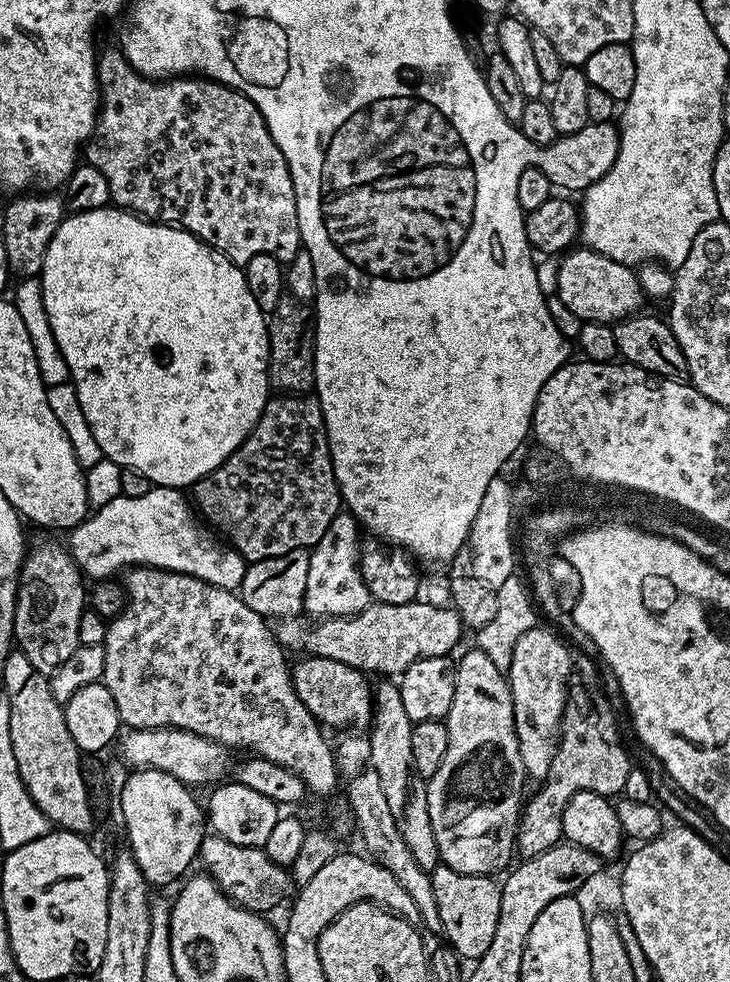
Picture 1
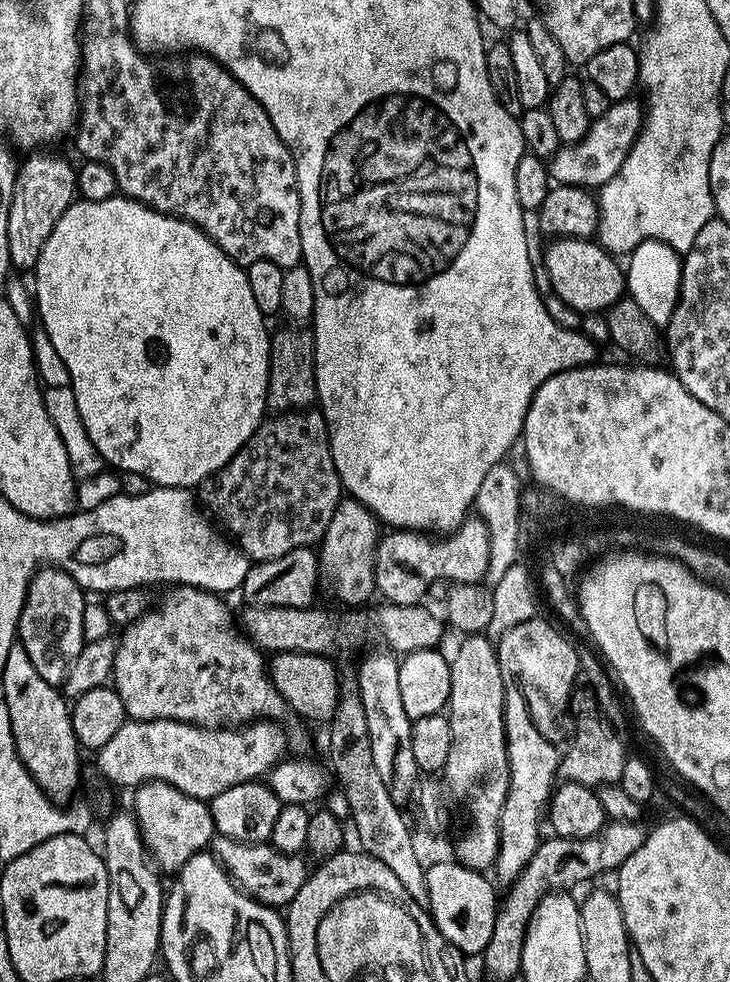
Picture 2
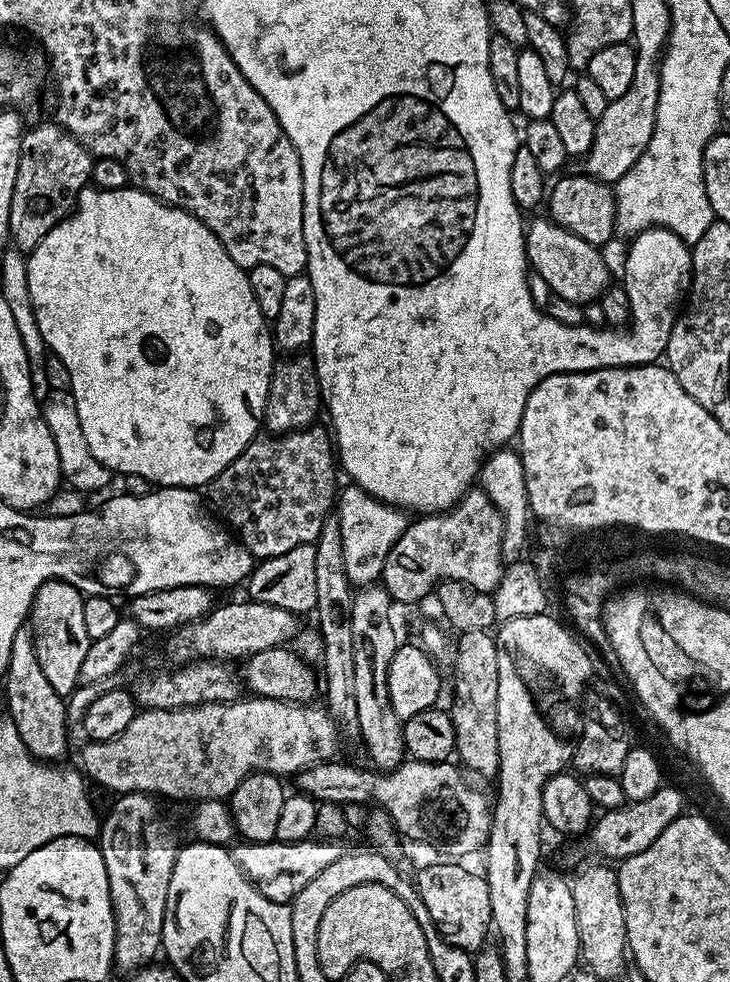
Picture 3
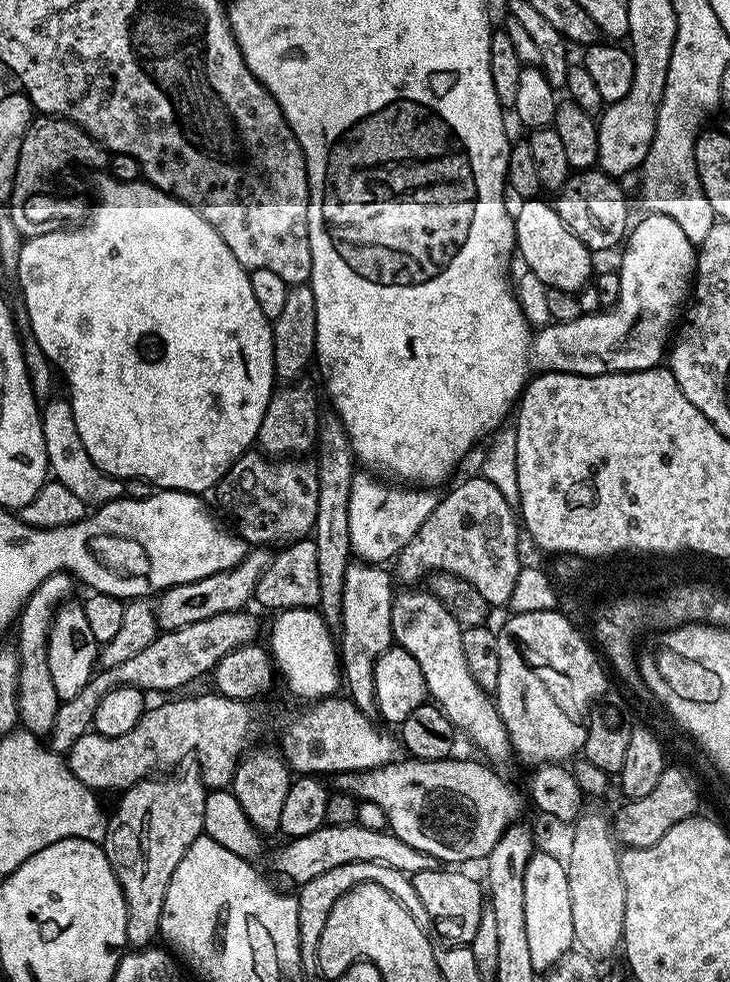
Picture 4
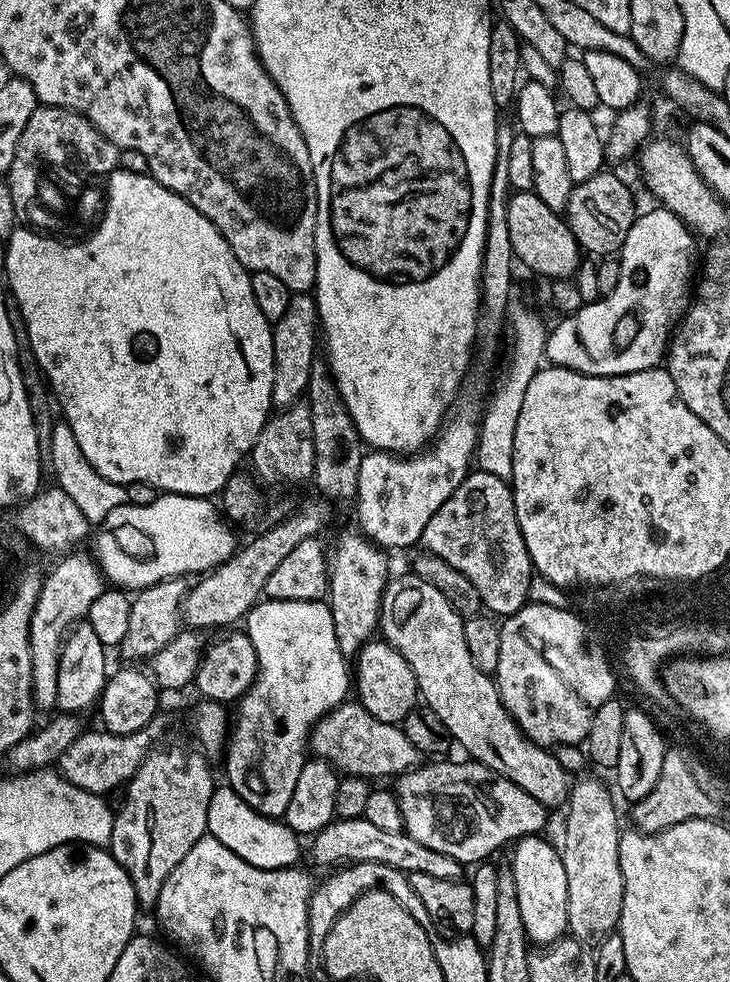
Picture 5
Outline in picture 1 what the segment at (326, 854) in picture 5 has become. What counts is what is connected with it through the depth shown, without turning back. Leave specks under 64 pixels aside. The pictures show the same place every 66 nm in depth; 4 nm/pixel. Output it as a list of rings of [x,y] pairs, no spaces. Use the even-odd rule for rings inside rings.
[[[215,834],[205,835],[201,842],[199,859],[203,860],[203,871],[211,876],[212,880],[240,908],[251,912],[269,914],[284,899],[291,897],[294,885],[289,869],[278,866],[265,854],[263,848],[247,848],[238,846],[234,842],[226,842],[226,838]]]

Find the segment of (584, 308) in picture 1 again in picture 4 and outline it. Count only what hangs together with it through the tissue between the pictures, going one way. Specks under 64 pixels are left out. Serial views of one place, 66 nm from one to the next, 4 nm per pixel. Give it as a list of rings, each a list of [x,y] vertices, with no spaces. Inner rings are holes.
[[[544,198],[526,200],[519,206],[521,208],[514,212],[515,251],[524,259],[523,267],[536,274],[548,289],[557,288],[579,294],[583,288],[589,287],[594,276],[593,253],[585,244],[578,242],[578,238],[574,238],[555,207],[549,201],[547,204]]]

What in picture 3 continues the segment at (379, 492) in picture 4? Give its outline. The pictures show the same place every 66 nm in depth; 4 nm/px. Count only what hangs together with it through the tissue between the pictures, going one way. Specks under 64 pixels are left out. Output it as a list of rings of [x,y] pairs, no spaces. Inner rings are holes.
[[[348,486],[338,496],[338,519],[348,580],[353,586],[375,585],[383,577],[386,554],[390,554],[394,542],[398,542],[398,538],[402,538],[407,530],[409,517],[393,504],[385,504],[383,500],[374,498],[366,490]]]

